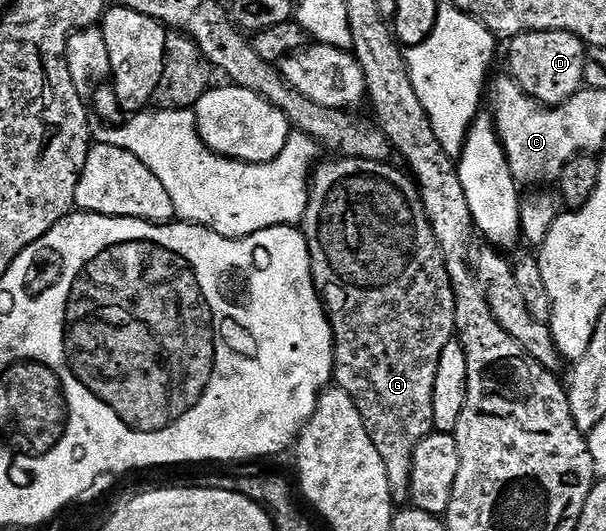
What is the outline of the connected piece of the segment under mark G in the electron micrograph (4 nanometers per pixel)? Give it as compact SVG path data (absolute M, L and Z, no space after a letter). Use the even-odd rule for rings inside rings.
M349 158L330 159L334 160L323 159L312 173L306 217L302 219L300 228L306 234L314 284L318 287L326 315L330 317L330 329L334 335L333 383L344 389L356 402L356 410L360 410L360 418L364 418L368 438L372 438L381 460L384 461L384 470L388 473L388 486L395 505L402 506L410 498L412 454L416 450L416 446L420 446L422 439L434 431L432 389L436 386L436 366L440 366L440 353L444 351L444 346L448 346L448 342L455 339L456 336L454 331L456 298L452 290L452 282L448 278L448 266L444 260L444 254L438 245L436 234L422 205L418 186L413 179L401 167L393 168L393 163L390 162L351 160Z

